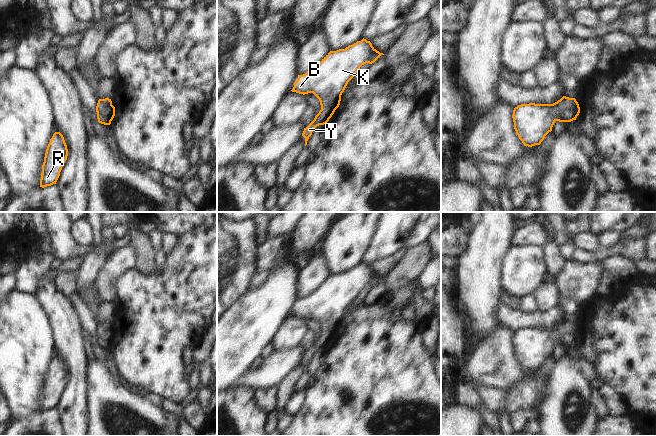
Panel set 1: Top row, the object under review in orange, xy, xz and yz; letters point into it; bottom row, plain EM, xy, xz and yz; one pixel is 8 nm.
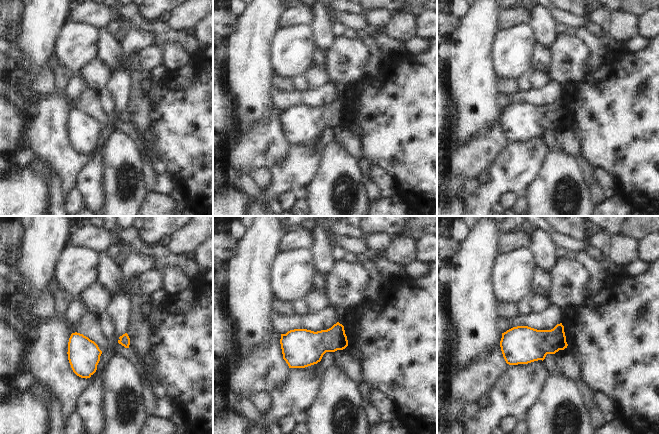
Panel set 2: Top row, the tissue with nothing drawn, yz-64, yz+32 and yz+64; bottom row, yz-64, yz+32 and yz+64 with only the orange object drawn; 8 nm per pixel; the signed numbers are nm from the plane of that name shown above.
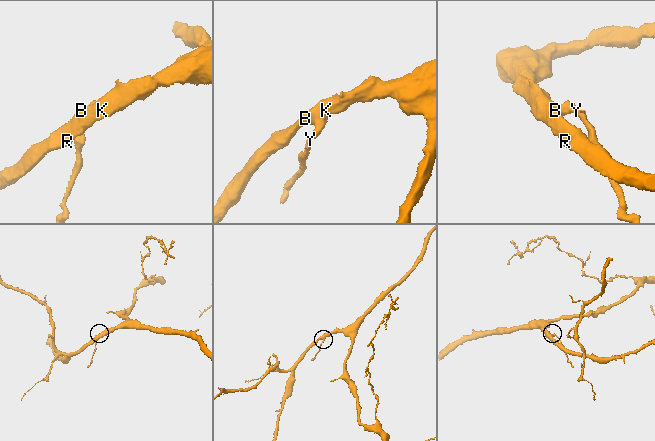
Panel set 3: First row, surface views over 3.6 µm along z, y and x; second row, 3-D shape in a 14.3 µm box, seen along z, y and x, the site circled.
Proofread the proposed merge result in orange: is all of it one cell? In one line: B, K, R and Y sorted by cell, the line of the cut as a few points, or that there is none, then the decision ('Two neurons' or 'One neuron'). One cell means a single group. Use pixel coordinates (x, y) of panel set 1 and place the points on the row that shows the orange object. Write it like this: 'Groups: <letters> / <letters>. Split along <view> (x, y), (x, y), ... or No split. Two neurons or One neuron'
Groups: B K R Y. No split. One neuron.

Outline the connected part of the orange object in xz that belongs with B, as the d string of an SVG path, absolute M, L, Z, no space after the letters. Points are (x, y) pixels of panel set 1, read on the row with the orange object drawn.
M363 38L345 49L330 51L316 67L298 75L291 91L303 95L313 93L321 105L319 113L302 133L305 146L313 130L326 124L339 107L342 93L360 67L374 63L381 55L384 54Z

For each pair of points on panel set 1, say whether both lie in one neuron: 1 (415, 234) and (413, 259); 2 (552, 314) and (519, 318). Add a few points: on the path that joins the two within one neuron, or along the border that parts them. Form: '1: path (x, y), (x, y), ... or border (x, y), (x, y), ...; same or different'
1: border (426, 241), (410, 247); different
2: path (544, 318), (527, 318); same

